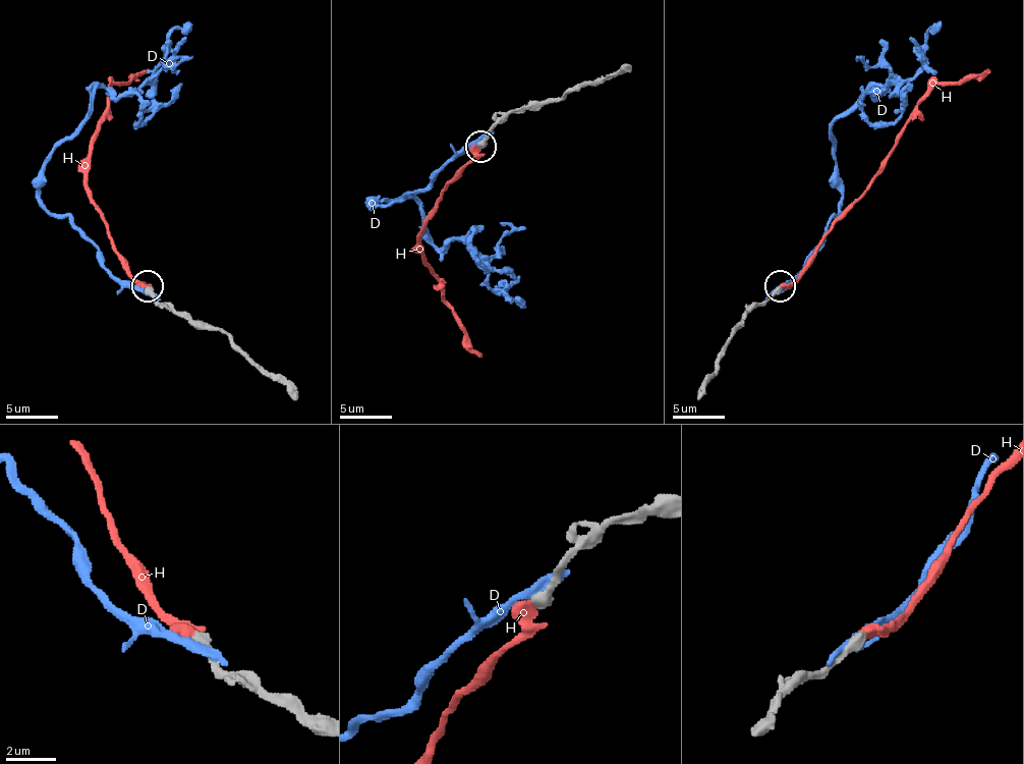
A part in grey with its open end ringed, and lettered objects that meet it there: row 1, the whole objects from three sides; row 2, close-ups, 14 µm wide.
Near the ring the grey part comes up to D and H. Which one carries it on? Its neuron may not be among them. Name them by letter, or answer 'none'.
none

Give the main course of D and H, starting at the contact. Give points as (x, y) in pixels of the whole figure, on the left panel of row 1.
D: (150, 294), (121, 283), (52, 214), (39, 182), (91, 94), (156, 78), (166, 37), (191, 24)
H: (145, 289), (132, 276), (111, 239), (109, 224), (91, 196), (88, 152), (109, 89), (148, 68)

